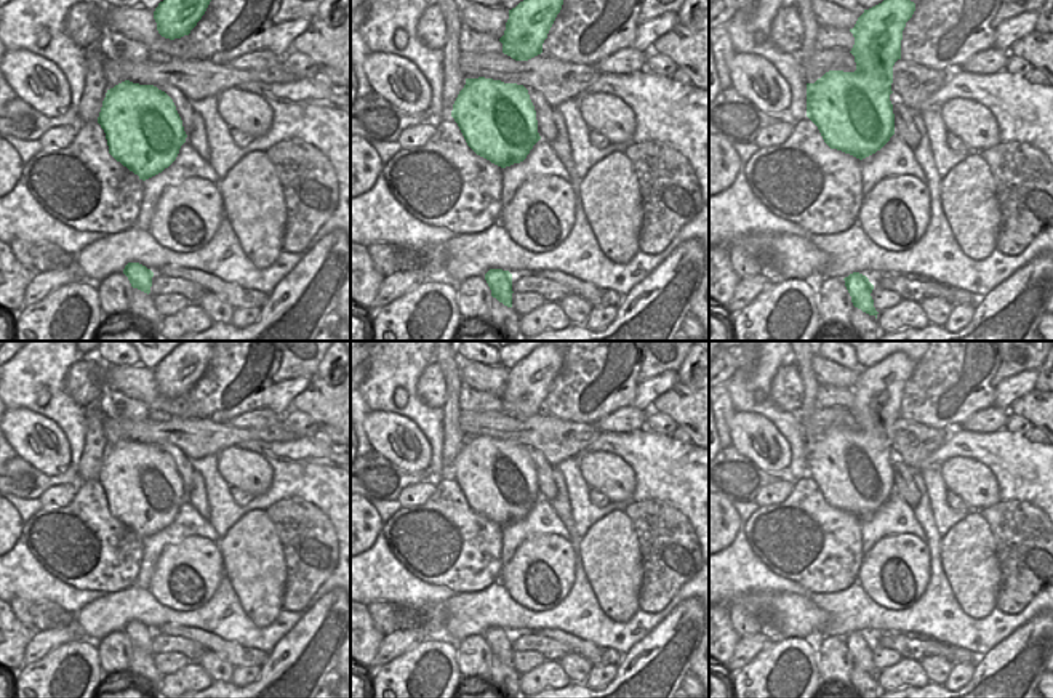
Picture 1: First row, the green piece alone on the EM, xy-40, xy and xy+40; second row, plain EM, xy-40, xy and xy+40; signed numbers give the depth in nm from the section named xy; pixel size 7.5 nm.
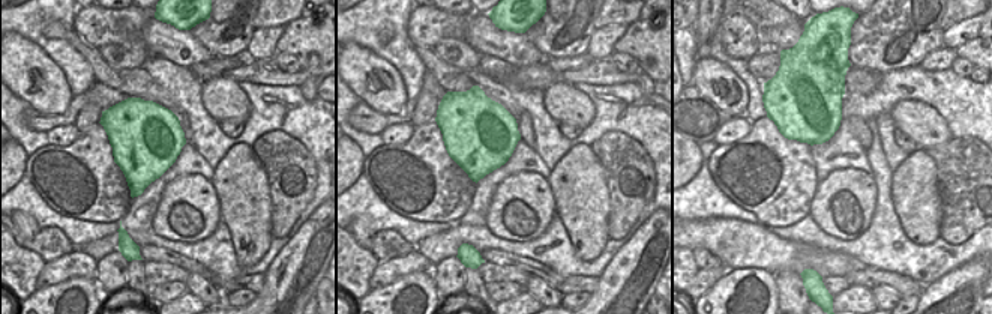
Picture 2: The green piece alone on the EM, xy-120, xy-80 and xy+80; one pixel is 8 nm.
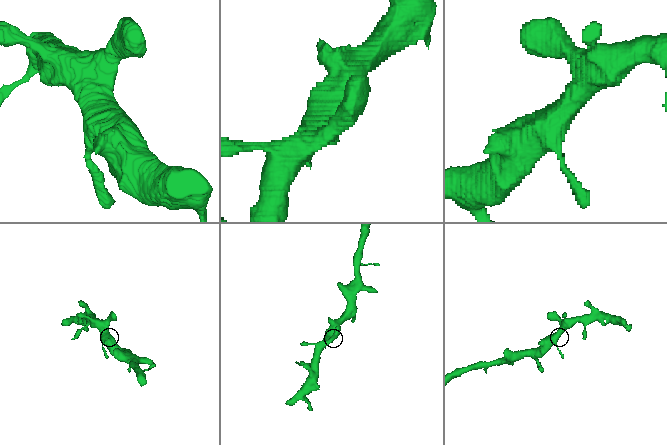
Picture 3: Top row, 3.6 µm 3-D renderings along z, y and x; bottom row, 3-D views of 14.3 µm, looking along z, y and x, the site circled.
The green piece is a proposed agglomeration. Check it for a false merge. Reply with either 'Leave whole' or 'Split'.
Leave whole

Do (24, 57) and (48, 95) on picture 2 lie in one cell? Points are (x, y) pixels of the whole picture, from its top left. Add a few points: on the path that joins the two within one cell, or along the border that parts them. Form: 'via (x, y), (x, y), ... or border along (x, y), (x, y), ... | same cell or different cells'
via (36, 65), (45, 69), (45, 83) | same cell

